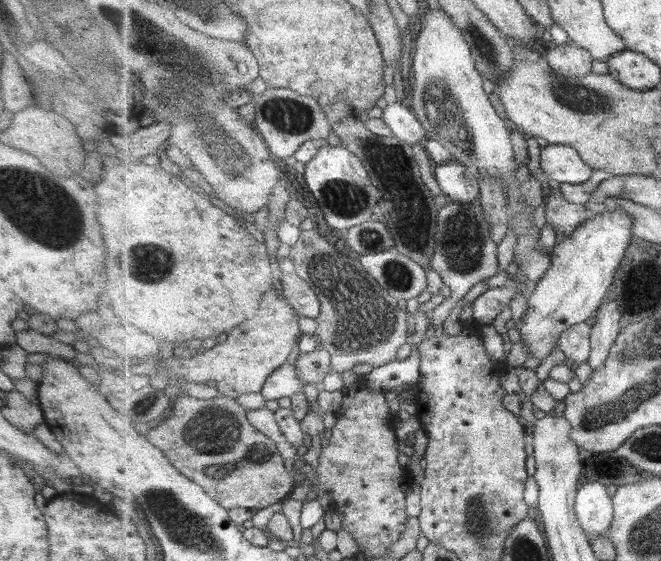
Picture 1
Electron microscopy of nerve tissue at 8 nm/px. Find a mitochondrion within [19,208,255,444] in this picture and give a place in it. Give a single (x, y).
(141, 263)

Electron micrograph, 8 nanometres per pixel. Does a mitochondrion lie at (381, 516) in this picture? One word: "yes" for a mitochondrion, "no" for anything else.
no

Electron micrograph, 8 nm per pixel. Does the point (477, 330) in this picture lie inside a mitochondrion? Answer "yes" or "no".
no

